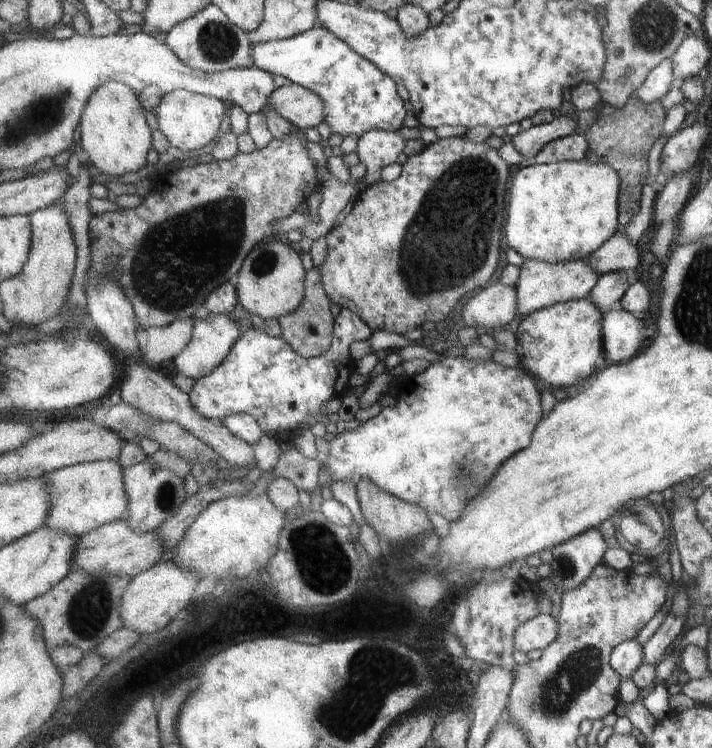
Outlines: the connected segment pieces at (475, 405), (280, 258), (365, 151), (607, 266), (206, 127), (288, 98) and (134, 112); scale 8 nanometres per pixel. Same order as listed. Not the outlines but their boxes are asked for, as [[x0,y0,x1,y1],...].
[[322,356,543,522],[234,237,307,320],[356,130,405,185],[589,230,639,276],[155,89,228,152],[269,83,325,131],[80,81,154,176]]

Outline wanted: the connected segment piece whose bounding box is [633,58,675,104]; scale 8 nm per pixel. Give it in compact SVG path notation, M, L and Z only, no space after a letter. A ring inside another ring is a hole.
M671 59L661 60L653 70L645 77L642 86L635 90L633 96L637 97L643 104L651 104L659 100L673 84L675 78L671 72Z

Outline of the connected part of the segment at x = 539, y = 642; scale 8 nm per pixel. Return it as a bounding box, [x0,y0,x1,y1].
[515,613,558,652]

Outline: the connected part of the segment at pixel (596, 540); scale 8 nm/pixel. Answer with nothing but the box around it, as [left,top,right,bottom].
[546,528,607,594]

